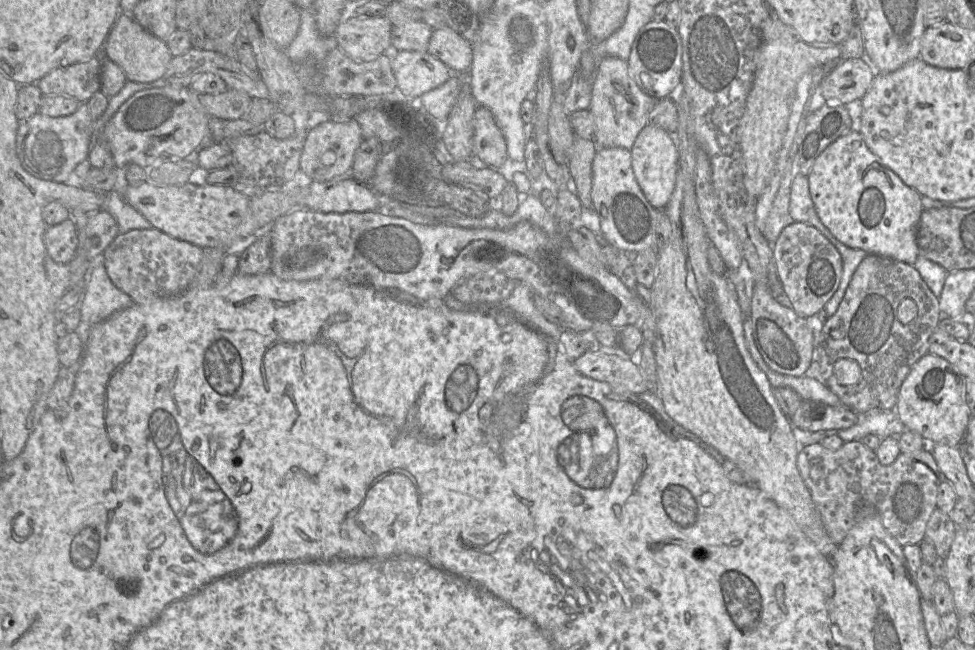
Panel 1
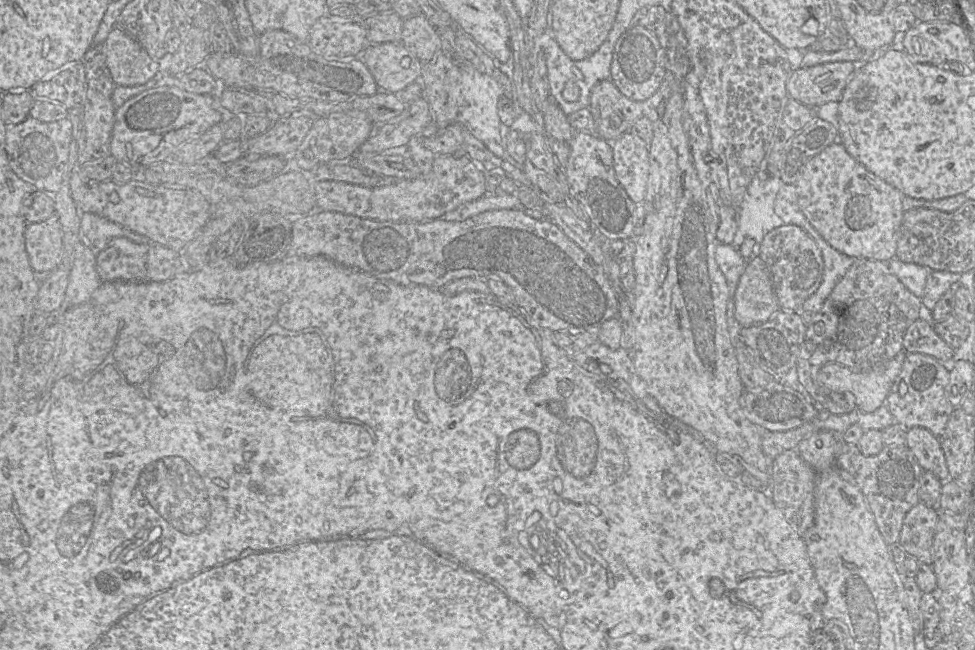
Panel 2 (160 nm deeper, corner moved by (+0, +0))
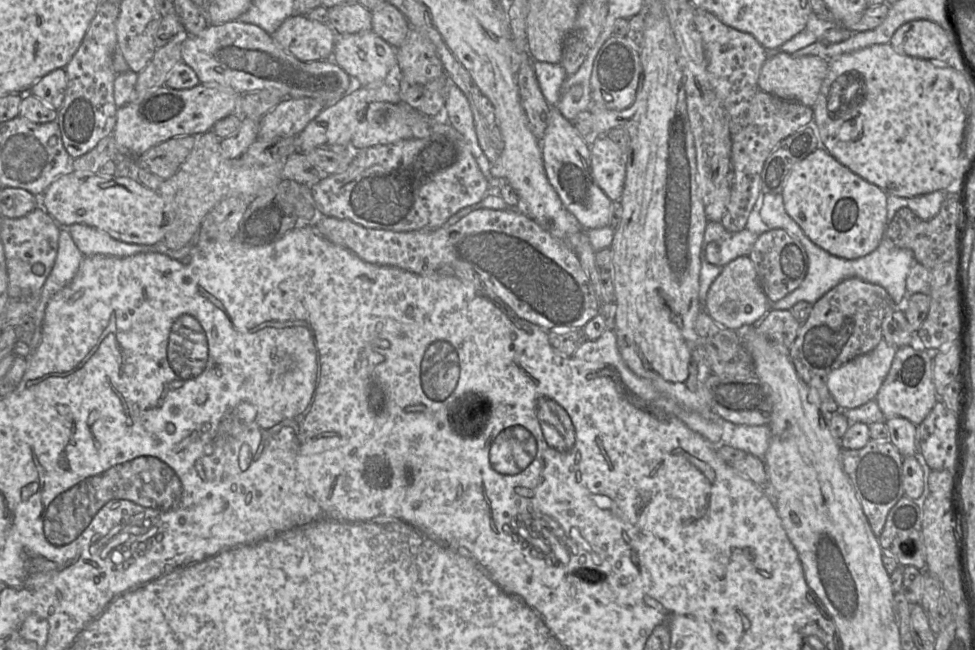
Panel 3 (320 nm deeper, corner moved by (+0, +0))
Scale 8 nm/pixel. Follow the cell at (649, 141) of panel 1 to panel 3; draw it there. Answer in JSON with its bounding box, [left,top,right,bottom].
[591,136,627,201]

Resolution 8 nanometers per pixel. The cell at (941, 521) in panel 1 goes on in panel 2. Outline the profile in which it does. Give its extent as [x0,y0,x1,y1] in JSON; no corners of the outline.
[898,503,939,566]

